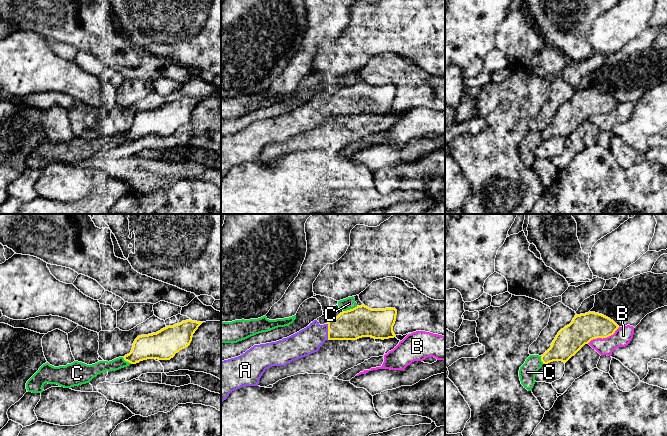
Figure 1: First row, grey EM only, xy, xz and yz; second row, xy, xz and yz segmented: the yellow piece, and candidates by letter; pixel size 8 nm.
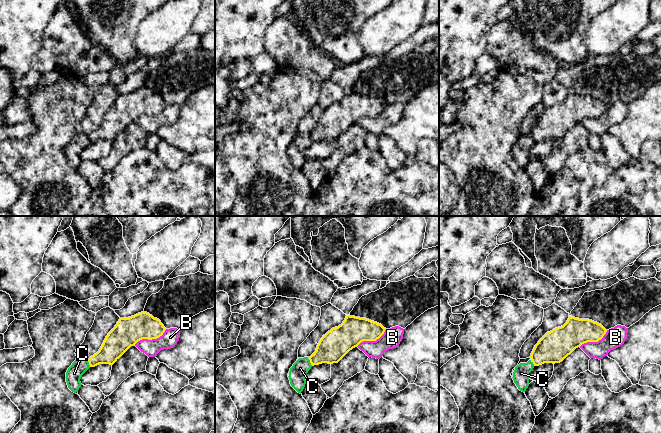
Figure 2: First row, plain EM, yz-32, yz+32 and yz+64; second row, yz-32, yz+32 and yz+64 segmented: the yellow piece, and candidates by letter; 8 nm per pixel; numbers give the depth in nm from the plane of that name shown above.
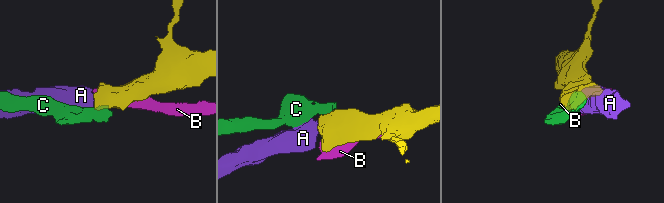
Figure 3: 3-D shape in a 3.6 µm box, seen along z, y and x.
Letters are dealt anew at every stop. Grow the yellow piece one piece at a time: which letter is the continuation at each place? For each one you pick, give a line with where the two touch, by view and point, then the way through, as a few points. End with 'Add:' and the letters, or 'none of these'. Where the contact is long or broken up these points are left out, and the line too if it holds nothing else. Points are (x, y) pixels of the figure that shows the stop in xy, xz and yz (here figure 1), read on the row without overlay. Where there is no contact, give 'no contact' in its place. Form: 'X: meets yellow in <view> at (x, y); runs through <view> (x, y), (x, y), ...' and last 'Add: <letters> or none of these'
A: meets yellow in xz at (328, 107)
Add: A

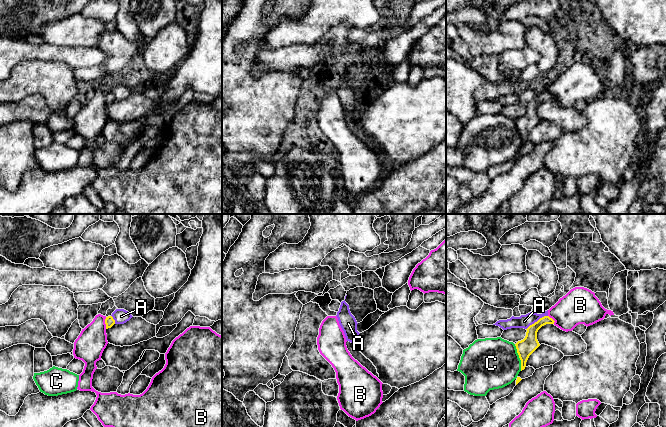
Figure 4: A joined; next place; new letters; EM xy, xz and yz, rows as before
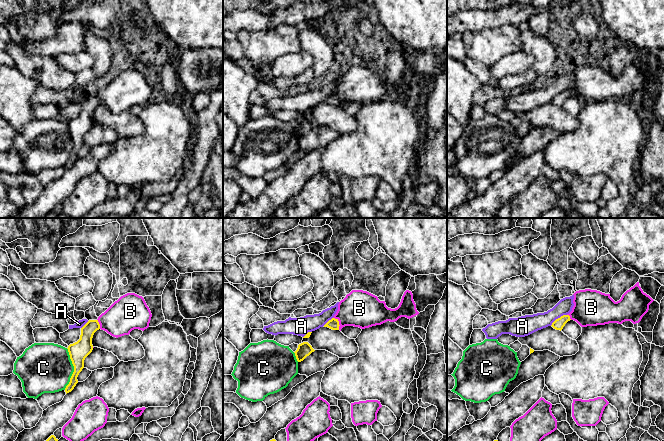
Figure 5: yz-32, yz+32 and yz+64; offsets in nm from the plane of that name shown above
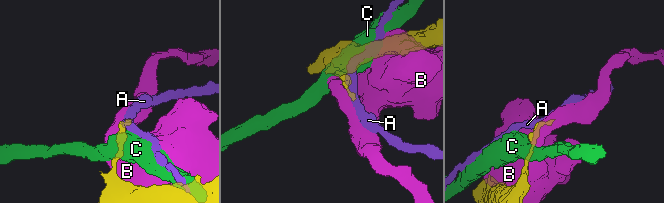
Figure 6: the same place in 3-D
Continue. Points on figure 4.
Add: none of these

